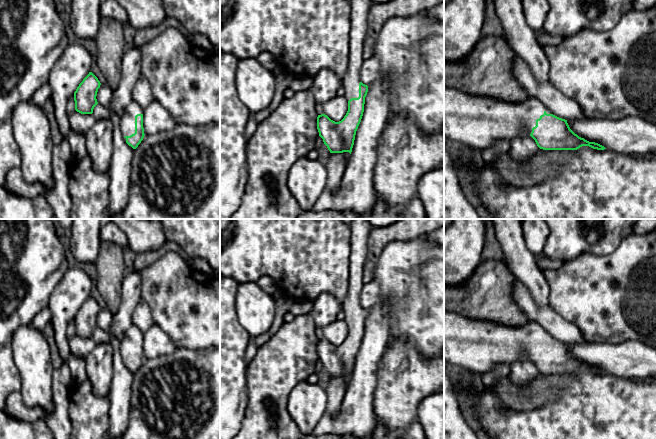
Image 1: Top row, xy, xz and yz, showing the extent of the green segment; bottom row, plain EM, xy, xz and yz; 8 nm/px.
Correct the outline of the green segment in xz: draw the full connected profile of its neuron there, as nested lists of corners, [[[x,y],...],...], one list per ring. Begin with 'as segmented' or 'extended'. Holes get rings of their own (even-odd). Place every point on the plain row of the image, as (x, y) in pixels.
extended; [[[353,219],[350,223],[350,276],[347,295],[342,302],[348,335],[339,346],[331,344],[325,338],[317,341],[319,360],[330,377],[351,378],[356,355],[363,340],[368,310],[361,306],[360,294],[364,285],[364,265],[368,256],[368,238],[372,228],[368,219]]]

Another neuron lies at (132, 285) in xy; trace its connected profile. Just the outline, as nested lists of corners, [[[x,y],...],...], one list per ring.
[[[137,270],[124,276],[122,283],[122,300],[118,310],[113,314],[111,333],[121,341],[125,331],[132,324],[132,314],[141,298],[142,281]]]

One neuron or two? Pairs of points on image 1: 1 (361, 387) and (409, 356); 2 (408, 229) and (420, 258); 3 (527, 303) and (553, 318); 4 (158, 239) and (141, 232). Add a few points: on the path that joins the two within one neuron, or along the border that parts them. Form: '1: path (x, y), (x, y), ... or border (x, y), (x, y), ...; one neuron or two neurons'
1: border (383, 353), (377, 369), (377, 385), (373, 399); two neurons
2: border (426, 234), (389, 243); two neurons
3: path (533, 309), (539, 315), (547, 318); one neuron
4: path (154, 238), (145, 233); one neuron

